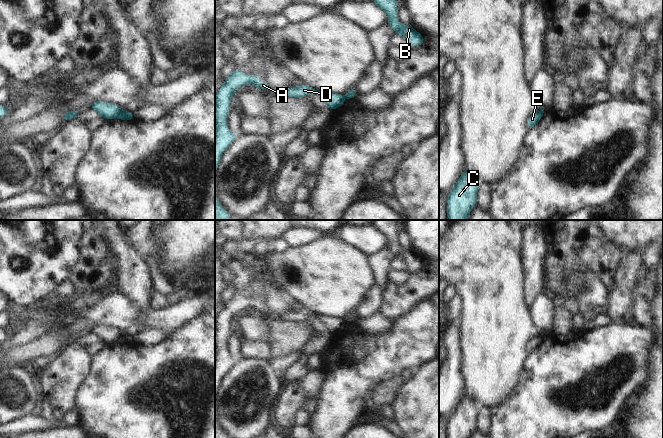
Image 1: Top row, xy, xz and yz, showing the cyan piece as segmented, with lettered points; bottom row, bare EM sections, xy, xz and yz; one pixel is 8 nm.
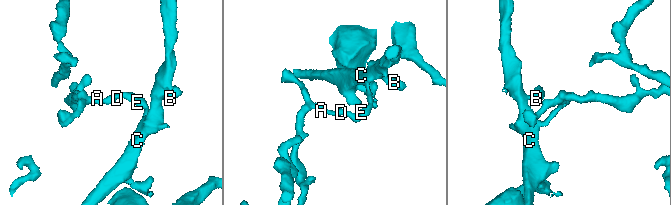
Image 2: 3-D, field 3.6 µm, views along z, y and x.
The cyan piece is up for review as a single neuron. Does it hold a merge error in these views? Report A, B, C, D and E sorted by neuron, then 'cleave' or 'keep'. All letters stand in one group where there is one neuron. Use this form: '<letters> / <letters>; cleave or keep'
A D / B C E; cleave

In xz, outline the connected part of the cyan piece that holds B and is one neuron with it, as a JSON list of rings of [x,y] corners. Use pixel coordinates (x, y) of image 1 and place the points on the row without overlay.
[[[372,220],[372,225],[388,239],[387,248],[397,258],[401,259],[412,270],[425,269],[423,259],[414,253],[412,248],[403,249],[398,243],[397,220]]]

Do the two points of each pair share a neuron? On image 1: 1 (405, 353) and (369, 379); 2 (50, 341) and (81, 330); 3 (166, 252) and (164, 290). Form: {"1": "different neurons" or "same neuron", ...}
{"1": "same neuron", "2": "same neuron", "3": "different neurons"}

